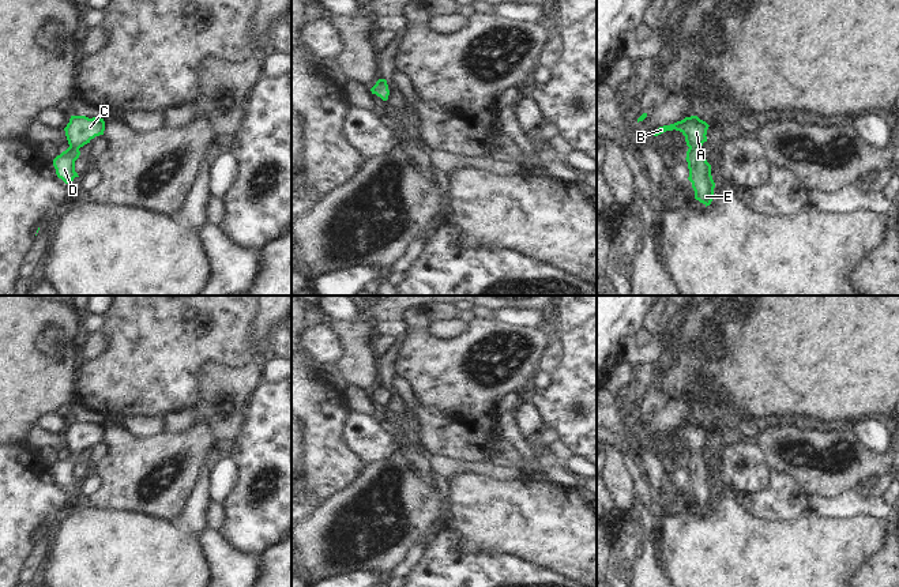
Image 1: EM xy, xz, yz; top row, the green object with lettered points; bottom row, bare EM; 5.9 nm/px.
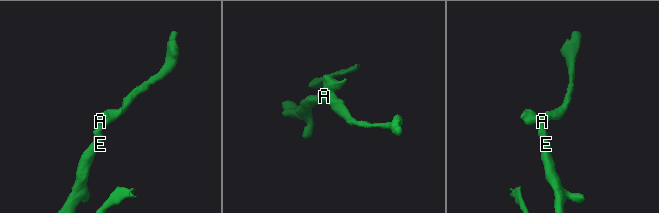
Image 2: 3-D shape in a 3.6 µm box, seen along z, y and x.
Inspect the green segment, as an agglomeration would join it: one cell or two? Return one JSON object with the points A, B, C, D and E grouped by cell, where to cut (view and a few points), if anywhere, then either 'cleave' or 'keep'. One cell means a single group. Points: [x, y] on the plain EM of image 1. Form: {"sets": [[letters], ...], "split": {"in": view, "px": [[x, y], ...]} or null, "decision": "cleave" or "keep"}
{"sets": [["A", "B", "C", "D", "E"]], "split": null, "decision": "keep"}

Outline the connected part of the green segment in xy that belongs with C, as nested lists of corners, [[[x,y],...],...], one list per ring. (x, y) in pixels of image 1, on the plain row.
[[[71,421],[69,428],[64,433],[69,452],[53,464],[56,479],[65,489],[71,490],[75,482],[75,466],[79,463],[79,454],[90,448],[95,441],[104,440],[104,424],[86,421]]]

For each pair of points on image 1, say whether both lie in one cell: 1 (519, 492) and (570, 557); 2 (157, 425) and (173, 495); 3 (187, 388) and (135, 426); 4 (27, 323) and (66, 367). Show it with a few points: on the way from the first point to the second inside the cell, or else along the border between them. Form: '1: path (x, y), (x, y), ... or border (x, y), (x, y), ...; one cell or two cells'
1: path (530, 508), (563, 541); one cell
2: border (127, 428), (140, 436), (153, 436), (164, 429); two cells
3: border (164, 414), (125, 414), (119, 418); two cells
4: path (32, 334), (55, 357); one cell

